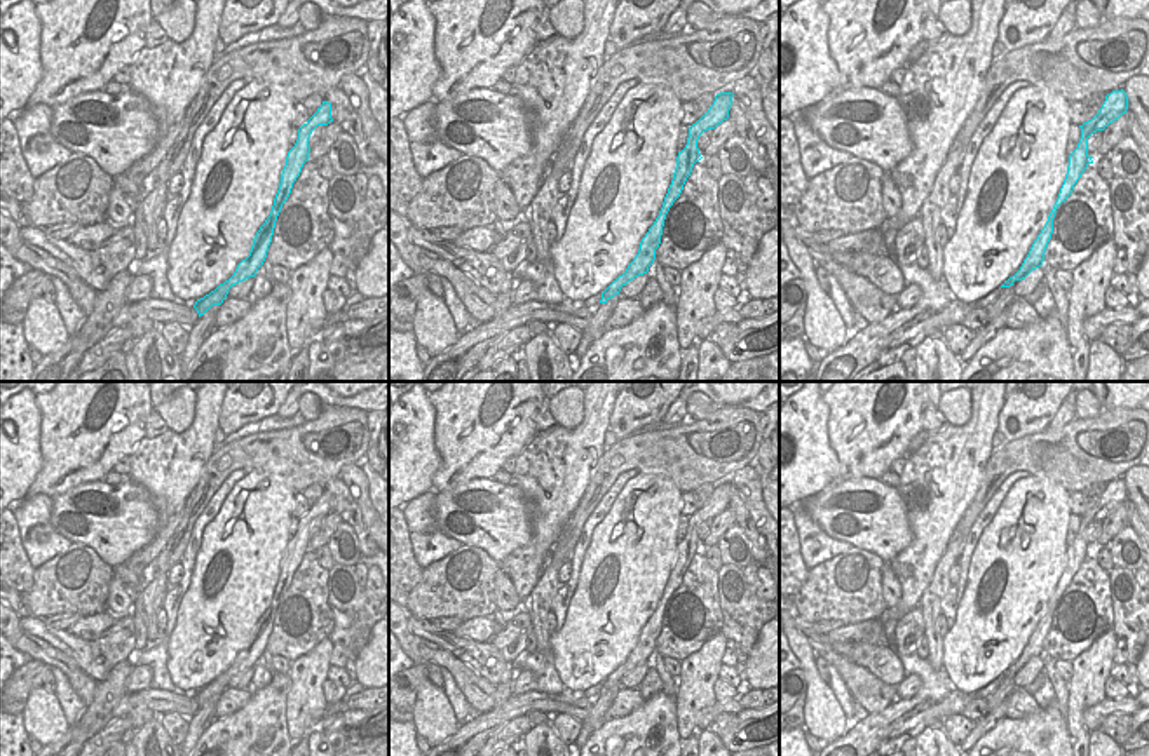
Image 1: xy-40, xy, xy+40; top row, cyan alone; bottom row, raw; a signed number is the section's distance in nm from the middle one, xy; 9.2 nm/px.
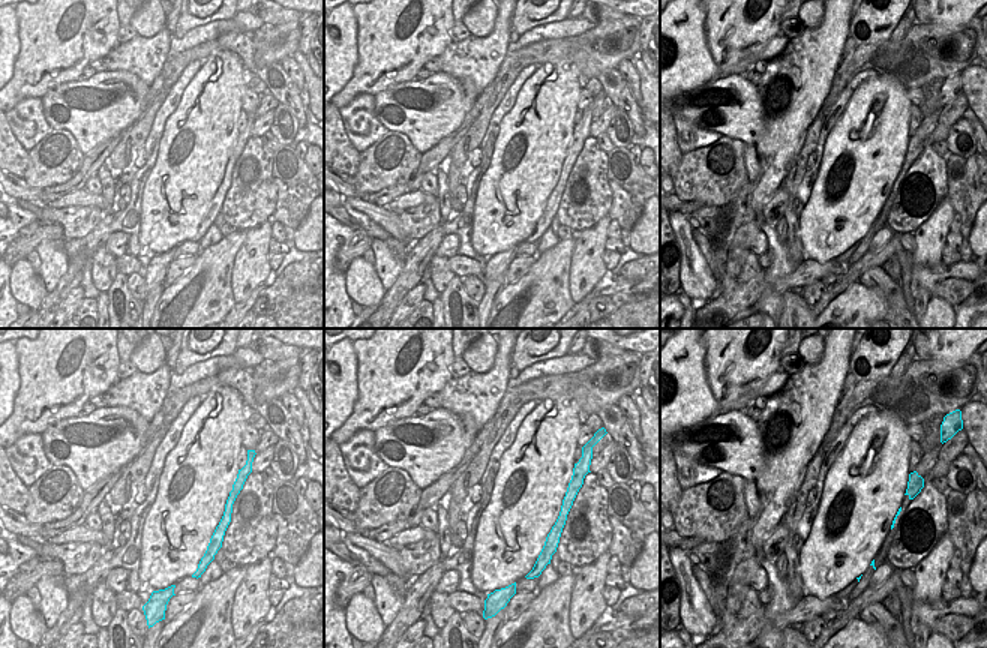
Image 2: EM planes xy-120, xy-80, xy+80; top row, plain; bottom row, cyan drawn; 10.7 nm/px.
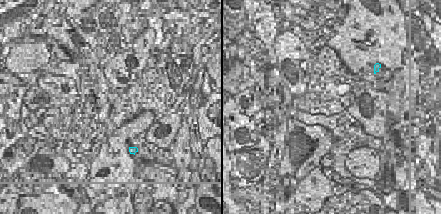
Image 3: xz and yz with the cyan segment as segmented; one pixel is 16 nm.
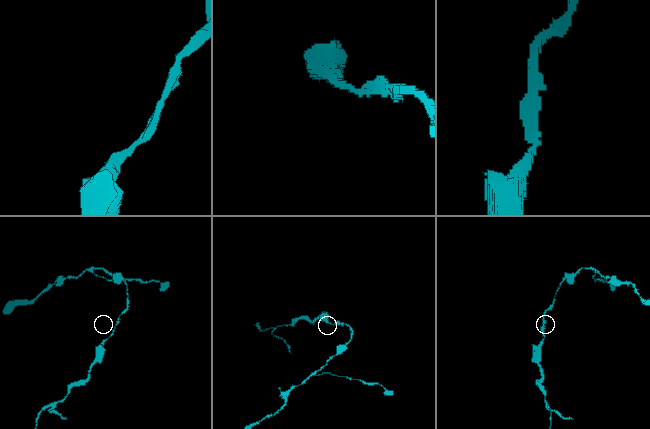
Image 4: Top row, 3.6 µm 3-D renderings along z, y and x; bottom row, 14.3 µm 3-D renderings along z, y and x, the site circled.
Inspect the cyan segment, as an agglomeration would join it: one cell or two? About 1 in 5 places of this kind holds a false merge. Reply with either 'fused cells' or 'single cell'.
single cell

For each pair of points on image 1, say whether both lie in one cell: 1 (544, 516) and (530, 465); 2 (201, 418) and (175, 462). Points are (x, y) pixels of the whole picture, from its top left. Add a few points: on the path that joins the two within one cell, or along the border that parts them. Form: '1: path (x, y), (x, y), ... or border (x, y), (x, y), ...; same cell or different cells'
1: path (544, 504), (543, 478); same cell
2: path (201, 429), (199, 438), (185, 452); same cell

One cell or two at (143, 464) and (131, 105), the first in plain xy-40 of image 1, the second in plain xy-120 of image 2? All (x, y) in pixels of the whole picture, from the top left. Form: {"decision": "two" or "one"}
{"decision": "two"}

